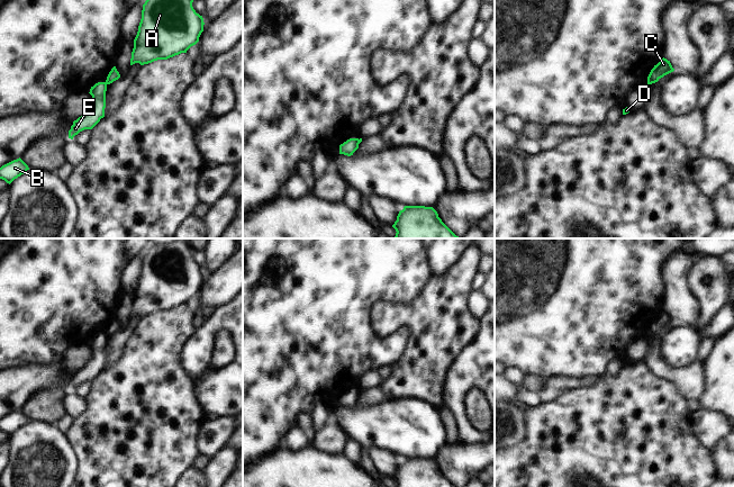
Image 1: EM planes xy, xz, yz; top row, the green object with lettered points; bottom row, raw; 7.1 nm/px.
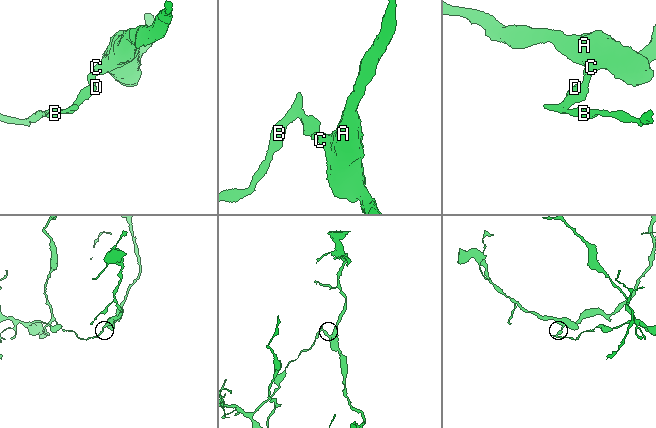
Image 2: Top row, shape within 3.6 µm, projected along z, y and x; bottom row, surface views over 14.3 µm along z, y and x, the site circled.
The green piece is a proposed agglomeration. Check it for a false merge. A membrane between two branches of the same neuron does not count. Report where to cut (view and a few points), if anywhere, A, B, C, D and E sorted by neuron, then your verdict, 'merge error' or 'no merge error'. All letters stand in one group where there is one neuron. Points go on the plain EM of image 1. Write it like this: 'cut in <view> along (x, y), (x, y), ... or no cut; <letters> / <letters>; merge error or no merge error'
cut in xy along (106, 333), (107, 335); A C / B D E; merge error

